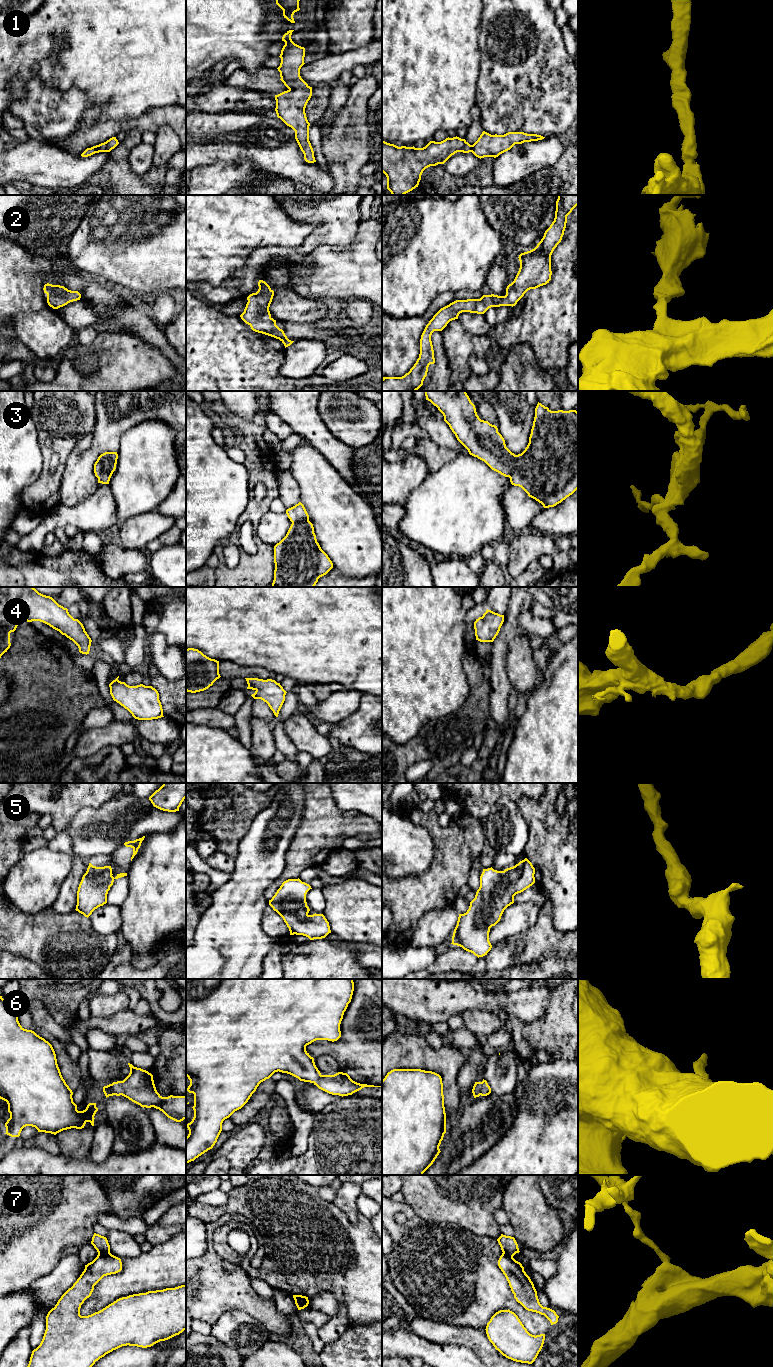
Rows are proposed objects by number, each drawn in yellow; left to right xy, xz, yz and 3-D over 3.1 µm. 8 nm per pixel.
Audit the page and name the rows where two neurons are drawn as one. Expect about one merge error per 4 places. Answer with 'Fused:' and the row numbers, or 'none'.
Fused: 7

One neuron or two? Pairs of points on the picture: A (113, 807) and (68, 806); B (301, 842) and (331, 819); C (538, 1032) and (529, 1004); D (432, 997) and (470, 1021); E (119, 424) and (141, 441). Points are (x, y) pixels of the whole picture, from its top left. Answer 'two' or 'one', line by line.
A: two
B: one
C: two
D: two
E: two

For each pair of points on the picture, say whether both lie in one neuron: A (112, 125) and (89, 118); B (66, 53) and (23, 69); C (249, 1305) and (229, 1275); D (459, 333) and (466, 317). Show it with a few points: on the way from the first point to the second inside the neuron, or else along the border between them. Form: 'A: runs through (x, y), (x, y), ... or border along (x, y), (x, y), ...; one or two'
A: runs through (106, 126), (97, 126), (95, 124); one
B: runs through (59, 46), (45, 46), (34, 57); one
C: runs through (244, 1298), (229, 1282); one
D: border along (457, 319), (471, 333), (476, 335), (485, 334); two

